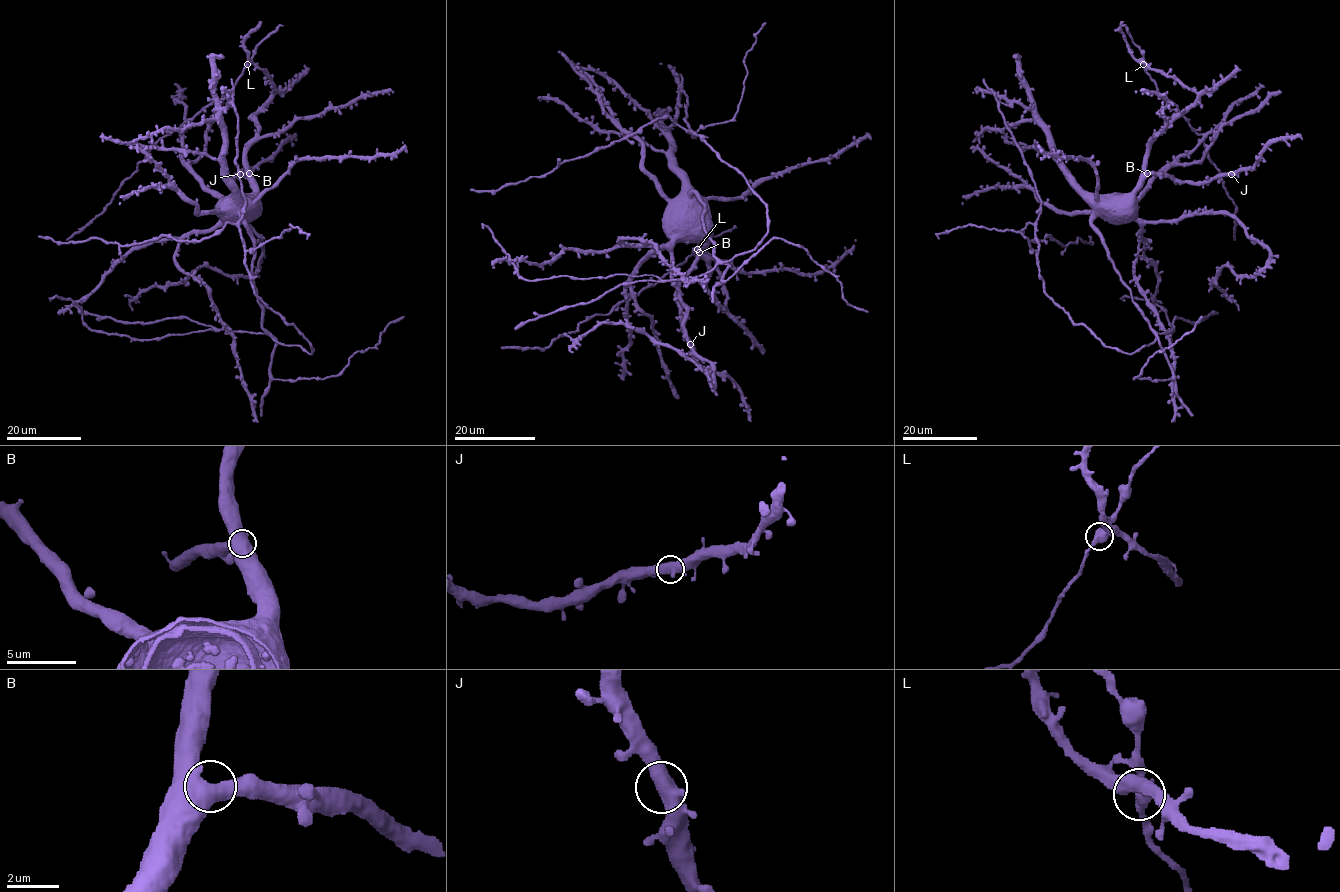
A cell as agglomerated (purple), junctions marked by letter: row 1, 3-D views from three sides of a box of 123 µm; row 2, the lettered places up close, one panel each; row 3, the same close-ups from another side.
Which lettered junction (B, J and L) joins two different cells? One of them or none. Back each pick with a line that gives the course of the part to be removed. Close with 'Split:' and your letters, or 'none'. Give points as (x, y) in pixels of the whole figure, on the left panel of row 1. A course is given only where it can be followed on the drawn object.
Split: none

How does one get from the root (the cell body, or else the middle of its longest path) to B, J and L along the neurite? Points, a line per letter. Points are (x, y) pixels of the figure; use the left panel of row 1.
B: (233, 202), (234, 196), (252, 191), (249, 173)
J: (233, 202), (234, 196), (252, 191), (247, 174), (239, 174), (228, 181), (240, 174)
L: (233, 202), (234, 196), (252, 191), (246, 151), (256, 136), (255, 114), (274, 89), (262, 70), (247, 64)

